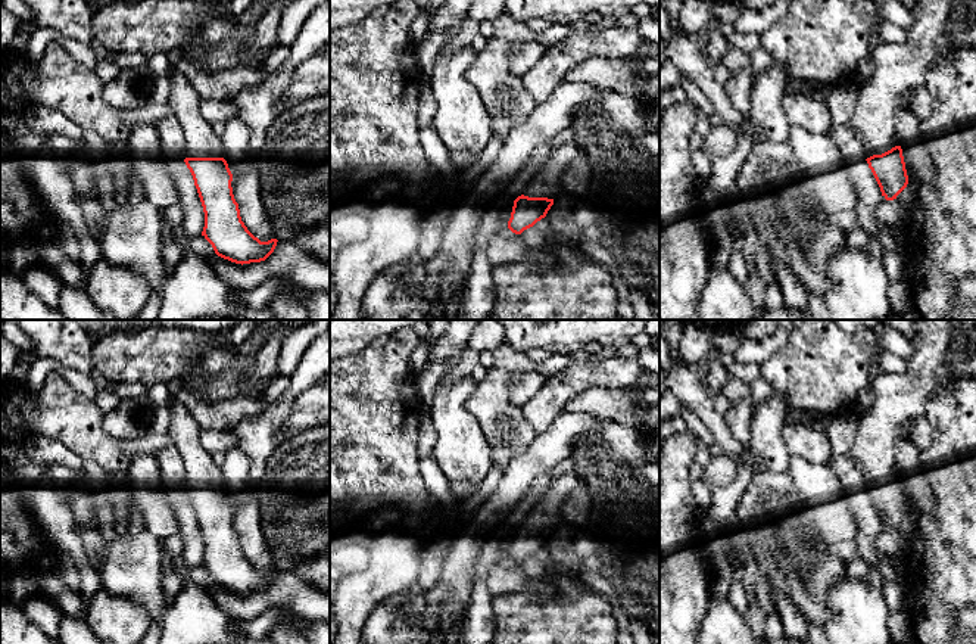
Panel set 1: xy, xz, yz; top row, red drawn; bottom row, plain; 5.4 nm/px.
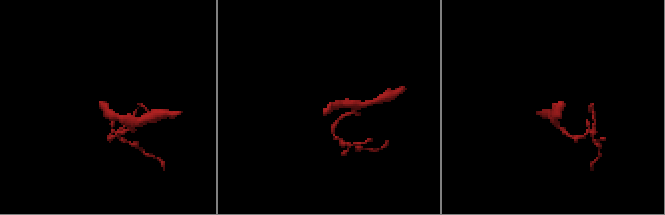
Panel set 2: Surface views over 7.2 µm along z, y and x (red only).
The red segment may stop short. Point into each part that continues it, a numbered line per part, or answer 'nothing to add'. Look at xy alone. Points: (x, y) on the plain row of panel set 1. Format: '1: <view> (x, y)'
1: xy (200, 470)

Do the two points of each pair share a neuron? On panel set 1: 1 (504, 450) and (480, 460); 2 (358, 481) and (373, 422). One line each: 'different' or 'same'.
1: different
2: same

